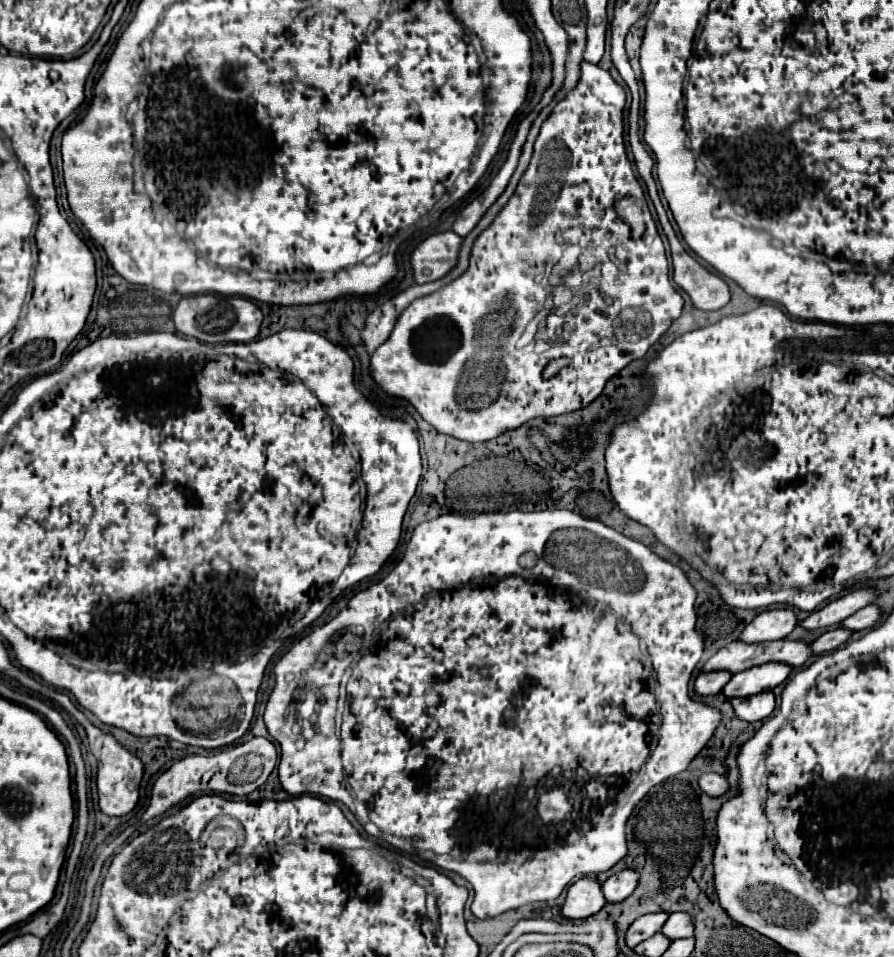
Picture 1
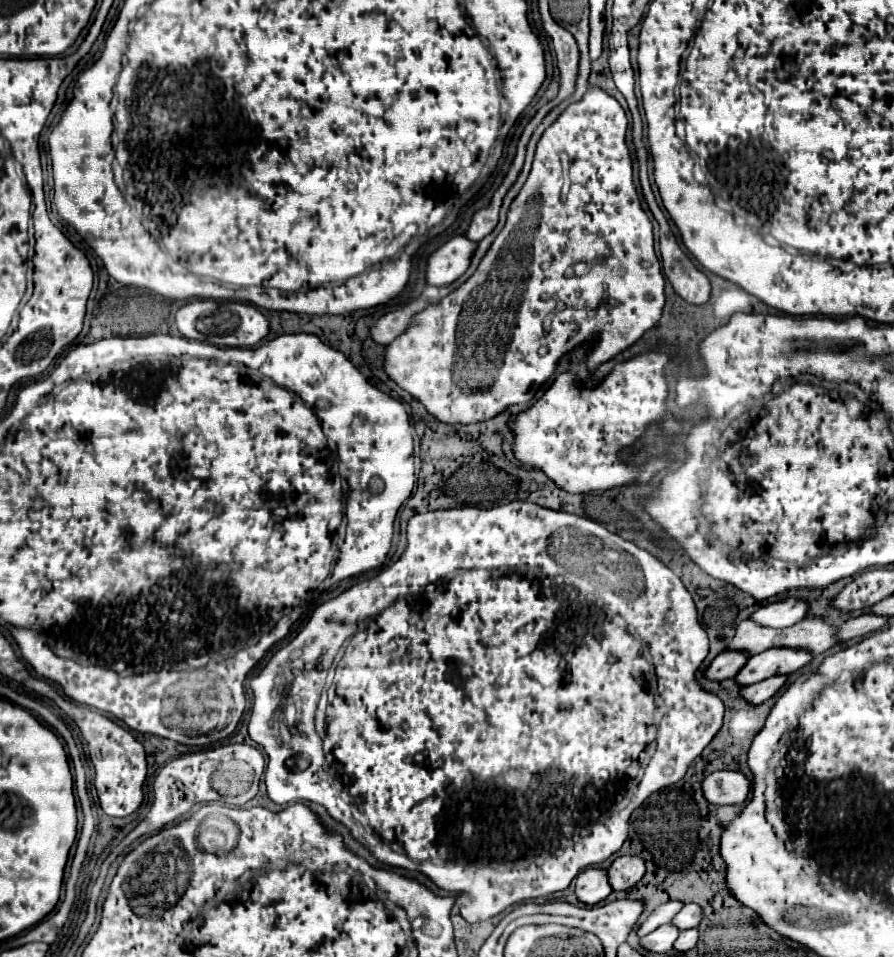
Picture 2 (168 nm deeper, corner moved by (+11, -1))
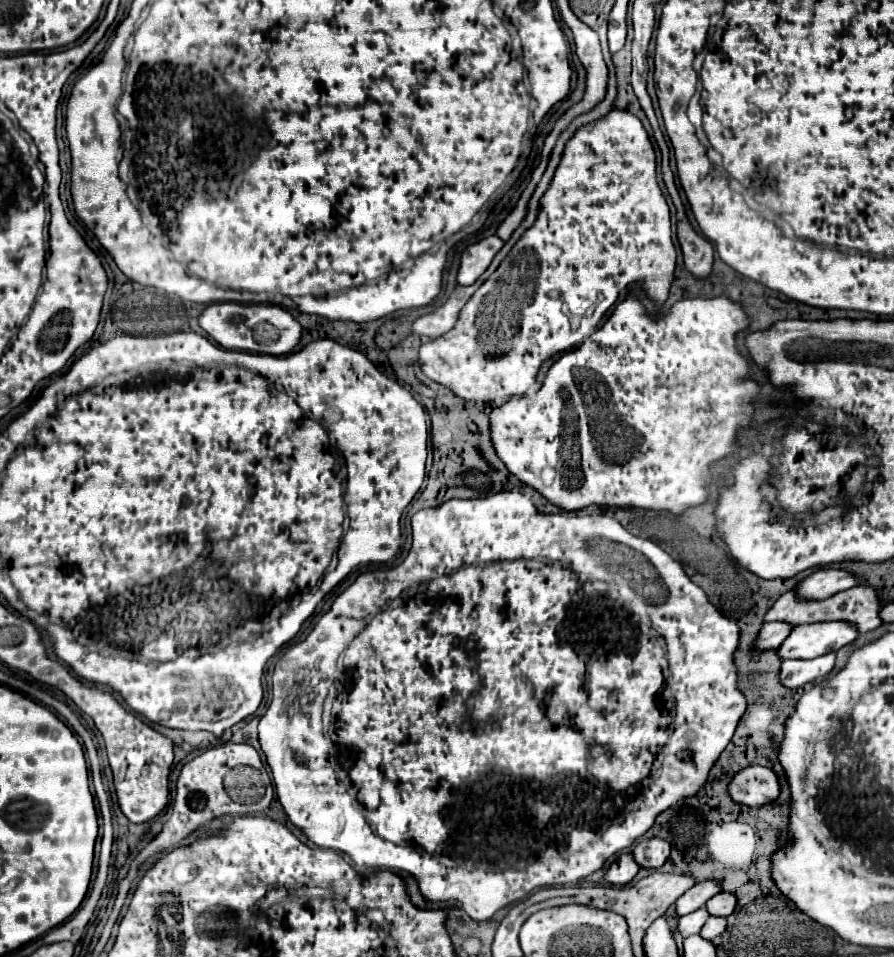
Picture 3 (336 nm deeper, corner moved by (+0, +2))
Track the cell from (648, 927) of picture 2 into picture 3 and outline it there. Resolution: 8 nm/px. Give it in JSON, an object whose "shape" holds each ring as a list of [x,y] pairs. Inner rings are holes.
{"shape":[[[704,880],[704,882],[694,884],[688,892],[684,892],[684,894],[676,900],[676,904],[674,904],[676,914],[678,914],[678,916],[684,916],[684,914],[690,914],[690,912],[702,908],[702,906],[704,906],[714,894],[718,894],[718,892],[720,892],[720,886],[718,886],[716,882],[712,882],[712,880]]]}

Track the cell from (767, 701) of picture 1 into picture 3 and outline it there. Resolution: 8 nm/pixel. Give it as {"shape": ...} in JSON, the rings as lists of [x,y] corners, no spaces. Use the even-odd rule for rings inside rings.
{"shape":[[[824,654],[814,660],[784,660],[780,668],[780,684],[786,688],[800,688],[834,668],[836,654]]]}

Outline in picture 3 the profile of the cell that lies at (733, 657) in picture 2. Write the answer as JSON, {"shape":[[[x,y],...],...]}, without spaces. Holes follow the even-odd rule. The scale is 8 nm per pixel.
{"shape":[[[766,622],[762,628],[760,628],[760,636],[756,636],[756,644],[754,644],[754,650],[758,652],[766,652],[766,650],[776,650],[784,638],[790,634],[792,626],[786,624],[786,622]]]}

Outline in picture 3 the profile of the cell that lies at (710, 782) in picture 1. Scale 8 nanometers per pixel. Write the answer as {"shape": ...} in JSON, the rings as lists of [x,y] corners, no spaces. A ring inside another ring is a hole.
{"shape":[[[748,766],[734,774],[728,784],[728,794],[734,802],[746,806],[762,806],[772,802],[780,792],[776,774],[764,766]]]}

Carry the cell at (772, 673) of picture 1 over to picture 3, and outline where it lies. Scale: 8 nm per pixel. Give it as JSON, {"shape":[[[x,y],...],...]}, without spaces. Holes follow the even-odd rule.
{"shape":[[[816,622],[796,626],[776,650],[780,660],[812,660],[850,644],[858,636],[848,622]]]}

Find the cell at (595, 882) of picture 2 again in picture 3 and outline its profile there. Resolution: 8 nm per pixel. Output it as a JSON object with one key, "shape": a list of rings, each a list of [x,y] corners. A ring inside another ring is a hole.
{"shape":[[[622,854],[618,860],[614,860],[610,864],[610,868],[606,870],[604,882],[610,886],[626,886],[636,874],[638,874],[638,864],[634,862],[632,854]]]}

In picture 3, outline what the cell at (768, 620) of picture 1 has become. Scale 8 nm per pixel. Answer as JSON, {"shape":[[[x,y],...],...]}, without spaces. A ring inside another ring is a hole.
{"shape":[[[818,570],[810,574],[806,580],[802,580],[796,588],[798,600],[824,600],[828,596],[834,596],[836,592],[848,590],[856,586],[858,580],[844,570]]]}

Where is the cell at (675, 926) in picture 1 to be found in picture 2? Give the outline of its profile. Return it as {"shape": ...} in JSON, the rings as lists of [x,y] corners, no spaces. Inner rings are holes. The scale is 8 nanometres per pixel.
{"shape":[[[687,903],[673,919],[673,923],[677,923],[677,927],[681,929],[691,929],[691,927],[699,927],[703,919],[703,909],[697,903]]]}

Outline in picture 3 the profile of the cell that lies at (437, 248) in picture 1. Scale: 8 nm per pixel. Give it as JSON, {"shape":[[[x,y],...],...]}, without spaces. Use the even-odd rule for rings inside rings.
{"shape":[[[488,236],[476,244],[470,244],[462,250],[460,268],[458,268],[458,284],[470,286],[476,278],[490,266],[496,252],[502,248],[502,240],[498,236]]]}

